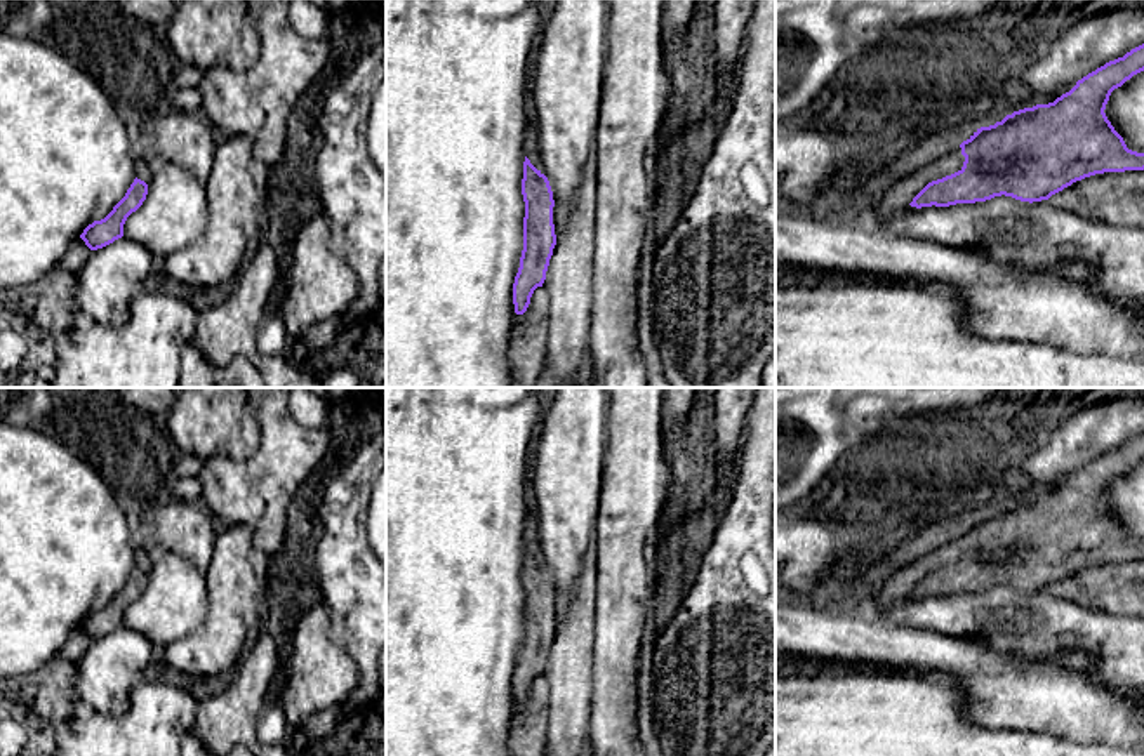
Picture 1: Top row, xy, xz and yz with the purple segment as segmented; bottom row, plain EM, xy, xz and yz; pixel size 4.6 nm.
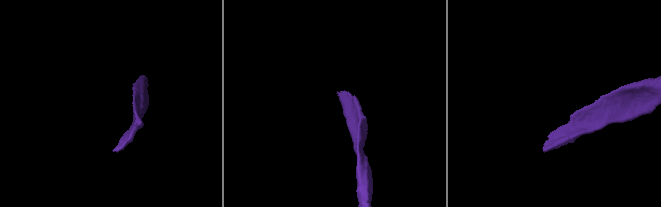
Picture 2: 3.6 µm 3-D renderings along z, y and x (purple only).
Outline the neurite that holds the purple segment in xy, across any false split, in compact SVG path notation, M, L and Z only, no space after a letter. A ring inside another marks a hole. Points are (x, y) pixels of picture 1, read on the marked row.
M137 151L134 158L136 179L125 196L101 221L89 224L80 238L90 250L103 249L123 236L127 217L136 212L148 195L148 184L153 179L156 162L146 151Z

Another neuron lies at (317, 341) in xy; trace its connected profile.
M339 316L309 327L303 337L292 341L289 356L306 365L318 361L320 358L327 358L341 328L343 318Z

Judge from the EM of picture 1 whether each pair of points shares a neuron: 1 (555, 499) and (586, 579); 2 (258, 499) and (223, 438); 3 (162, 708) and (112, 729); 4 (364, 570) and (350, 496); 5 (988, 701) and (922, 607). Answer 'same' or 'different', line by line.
1: different
2: different
3: same
4: same
5: different

